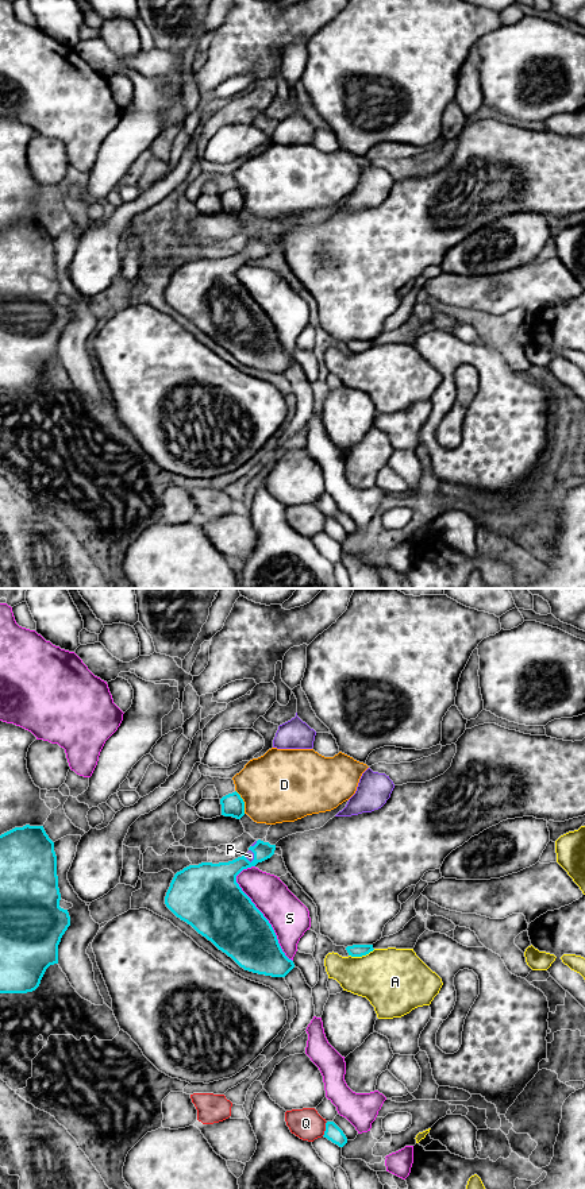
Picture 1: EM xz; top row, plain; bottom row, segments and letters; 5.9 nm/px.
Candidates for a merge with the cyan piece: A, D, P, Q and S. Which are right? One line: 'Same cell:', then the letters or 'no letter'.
Same cell: P

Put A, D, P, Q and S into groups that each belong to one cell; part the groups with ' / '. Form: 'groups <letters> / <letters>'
groups A / D / P / Q / S

